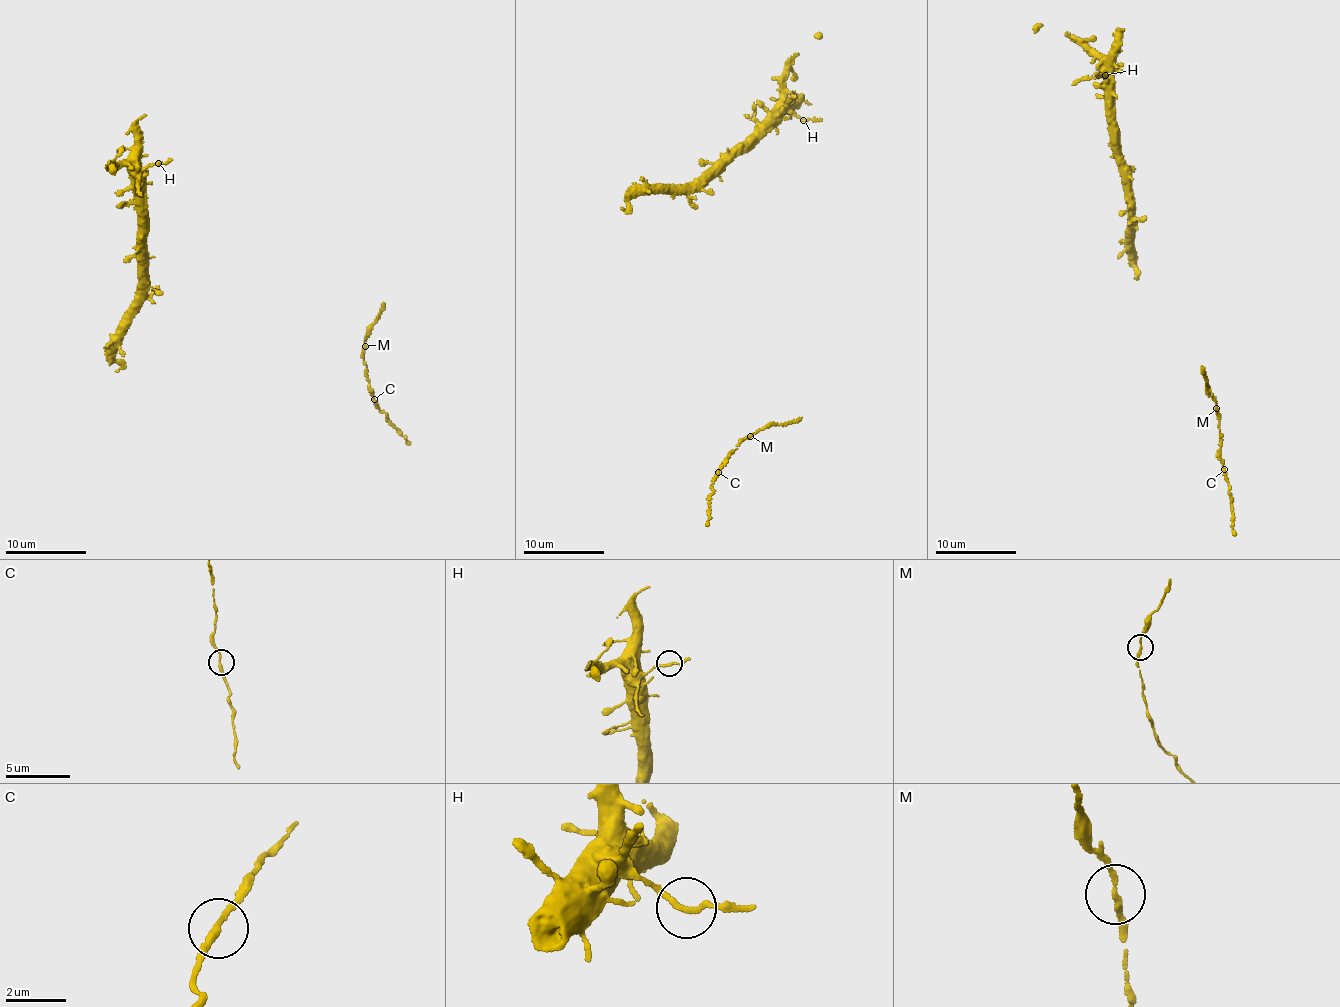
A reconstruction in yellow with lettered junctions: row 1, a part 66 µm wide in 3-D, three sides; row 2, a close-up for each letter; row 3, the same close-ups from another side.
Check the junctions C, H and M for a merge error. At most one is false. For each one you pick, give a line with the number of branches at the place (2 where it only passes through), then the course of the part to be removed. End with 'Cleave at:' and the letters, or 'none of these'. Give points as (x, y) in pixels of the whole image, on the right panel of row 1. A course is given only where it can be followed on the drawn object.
M: 2 | (1216, 407), (1201, 366)
Cleave at: M

